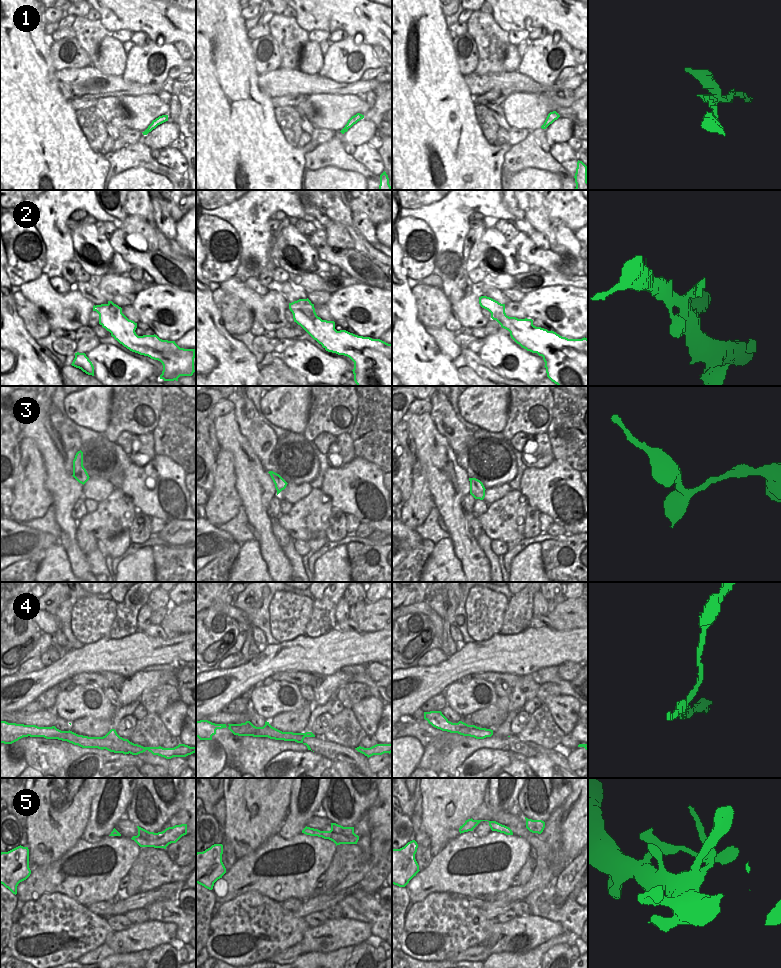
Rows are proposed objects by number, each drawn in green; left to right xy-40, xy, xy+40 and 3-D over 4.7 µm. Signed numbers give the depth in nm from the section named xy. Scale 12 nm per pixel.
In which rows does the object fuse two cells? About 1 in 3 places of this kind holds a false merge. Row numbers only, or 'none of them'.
4

